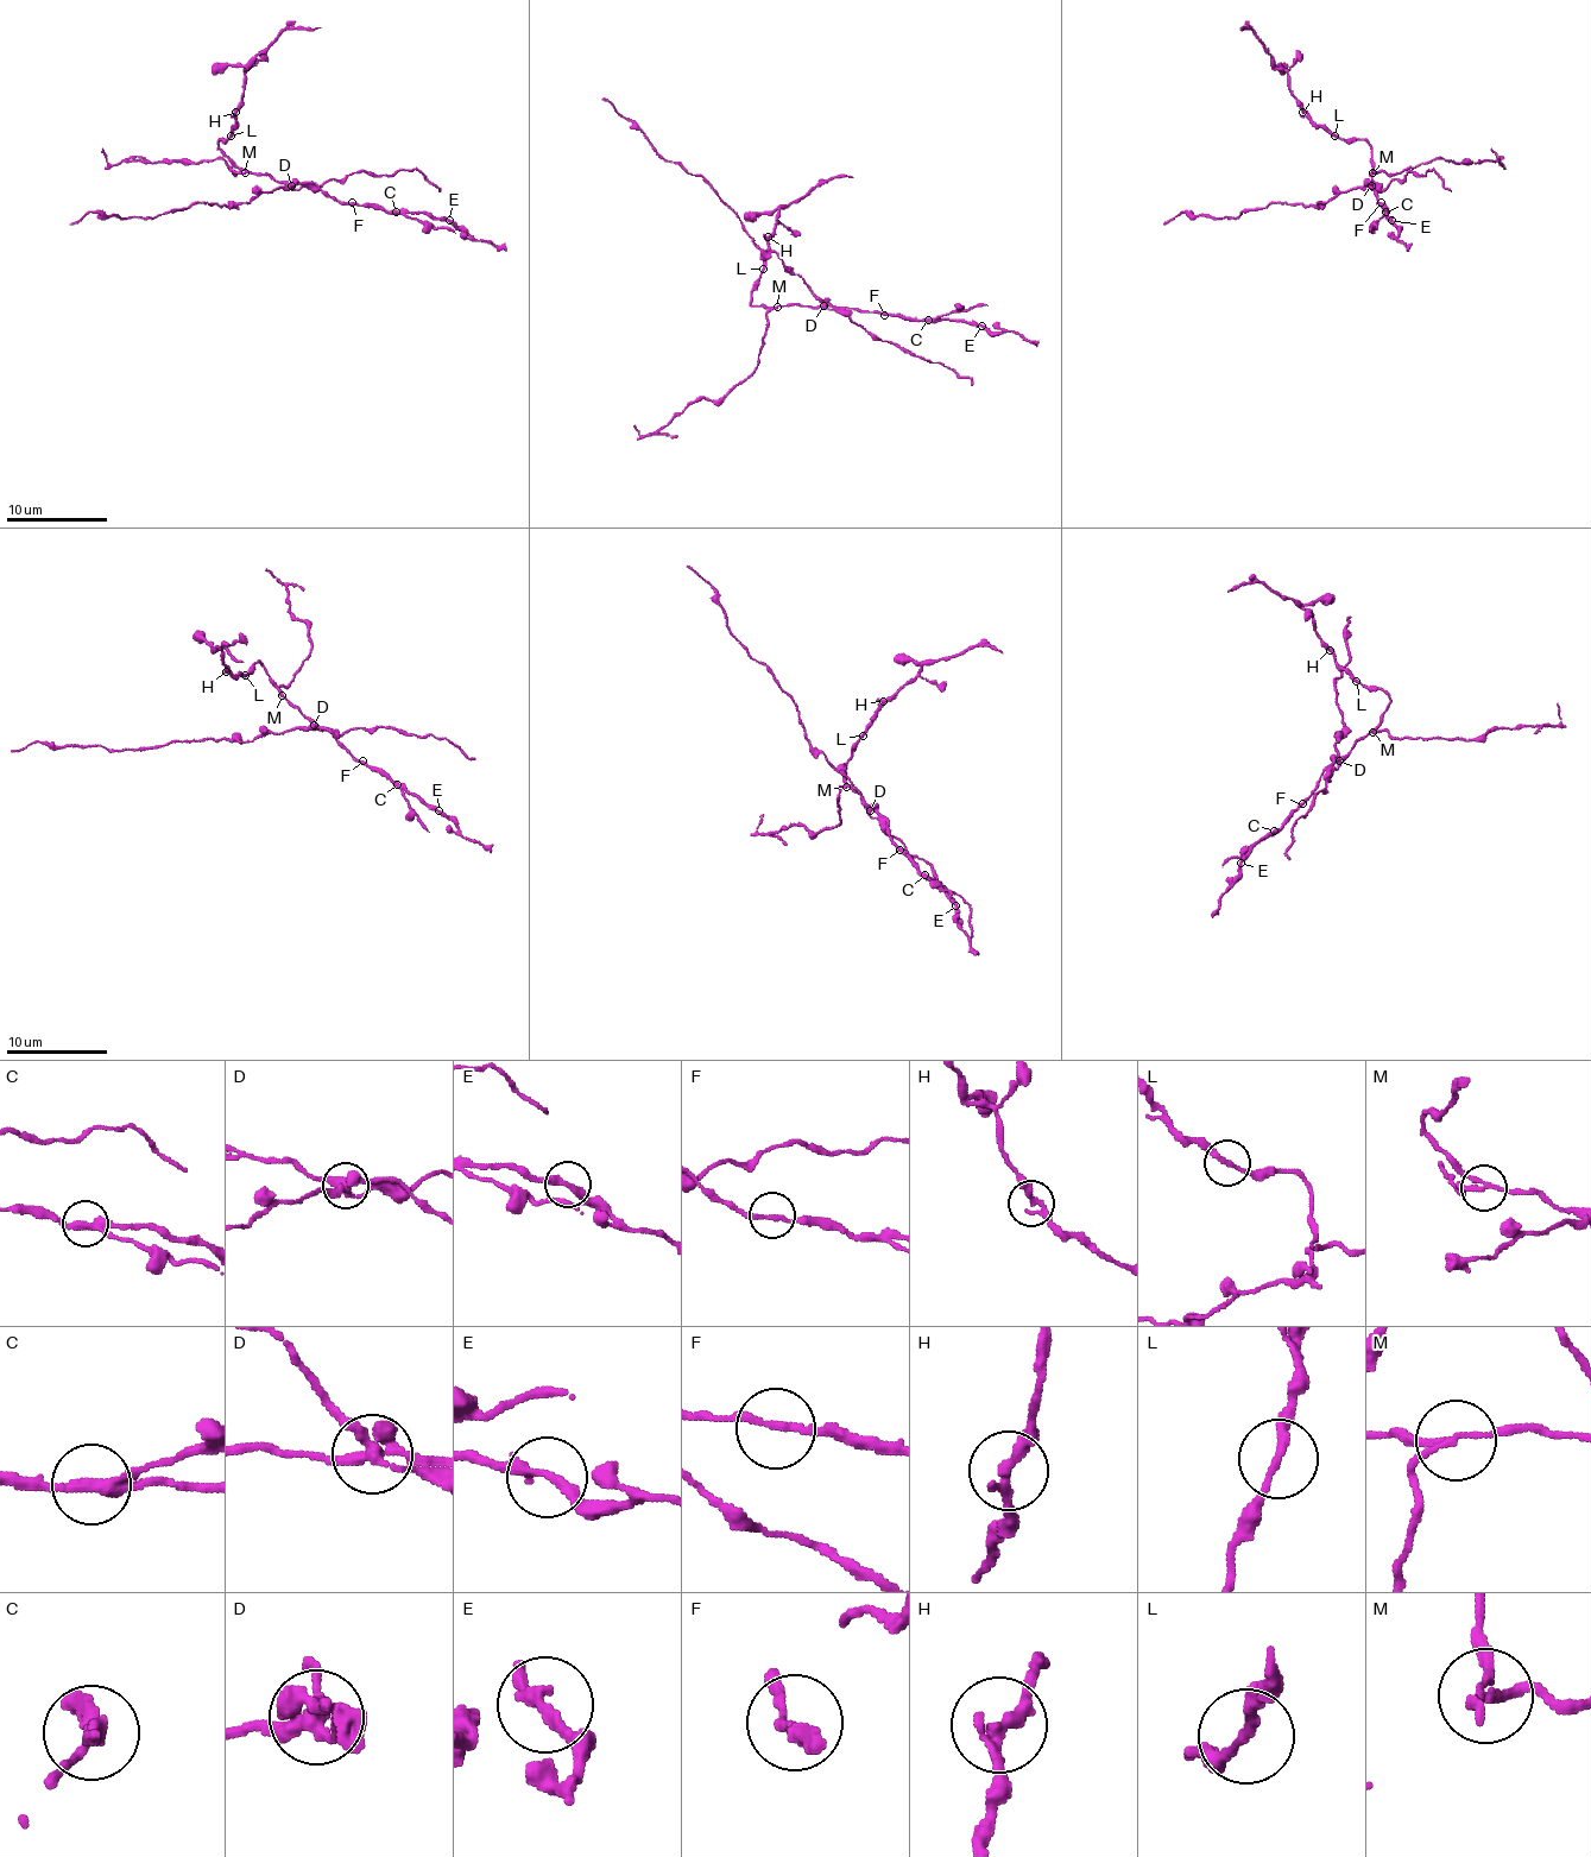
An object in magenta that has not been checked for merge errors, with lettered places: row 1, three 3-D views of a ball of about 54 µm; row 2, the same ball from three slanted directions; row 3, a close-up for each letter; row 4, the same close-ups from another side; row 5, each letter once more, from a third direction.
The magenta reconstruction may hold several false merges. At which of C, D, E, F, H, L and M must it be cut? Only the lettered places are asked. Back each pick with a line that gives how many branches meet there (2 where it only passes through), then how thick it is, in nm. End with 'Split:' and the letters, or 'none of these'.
C: branches 3; calibre 280 nm
D: branches 3; calibre 360 nm
M: branches 3; calibre 150 nm
Split: C, D, M

